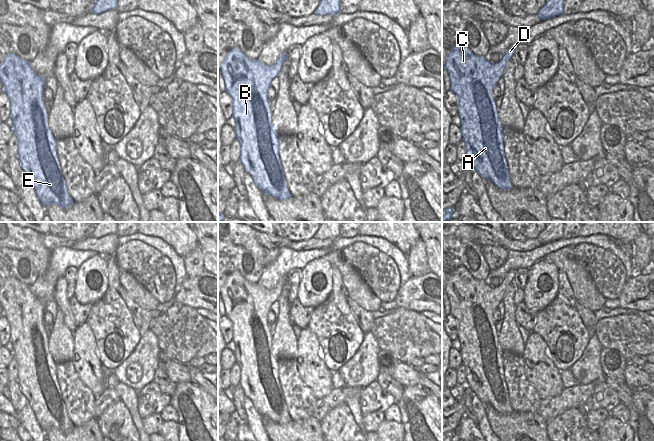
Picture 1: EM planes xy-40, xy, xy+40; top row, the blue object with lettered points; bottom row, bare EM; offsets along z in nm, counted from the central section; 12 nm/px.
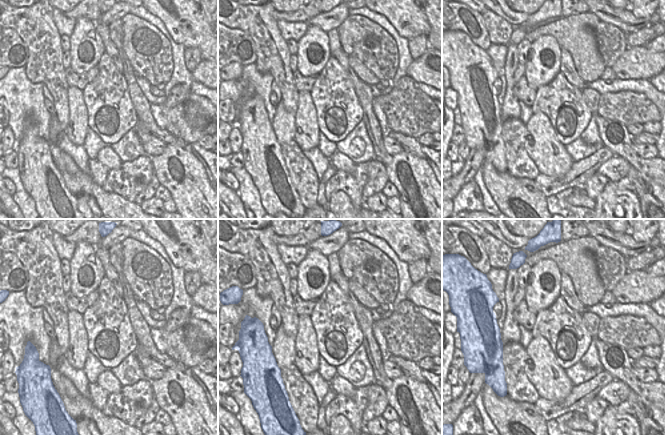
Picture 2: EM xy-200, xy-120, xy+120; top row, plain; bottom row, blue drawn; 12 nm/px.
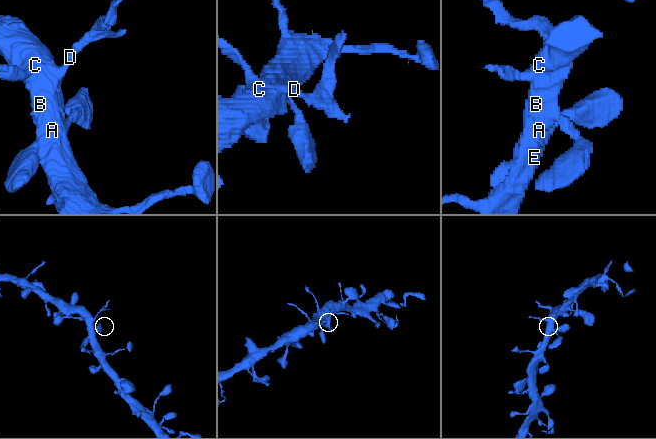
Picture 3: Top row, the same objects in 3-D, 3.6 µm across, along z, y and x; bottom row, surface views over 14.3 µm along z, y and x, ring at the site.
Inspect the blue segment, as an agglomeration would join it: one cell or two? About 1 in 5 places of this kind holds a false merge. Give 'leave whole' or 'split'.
split

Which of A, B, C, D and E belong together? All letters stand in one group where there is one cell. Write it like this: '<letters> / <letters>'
A B C E / D

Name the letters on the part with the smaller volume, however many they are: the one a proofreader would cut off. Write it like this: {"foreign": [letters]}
{"foreign": ["D"]}

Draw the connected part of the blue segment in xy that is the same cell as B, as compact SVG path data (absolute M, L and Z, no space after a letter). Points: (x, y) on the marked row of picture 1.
M234 47L227 53L220 67L225 92L232 98L234 130L236 139L240 142L240 162L260 191L278 200L286 200L292 195L280 160L279 135L272 124L268 88L271 87L271 81L278 76L283 64L281 60L277 60L272 65L266 65L258 59L248 58L239 47Z

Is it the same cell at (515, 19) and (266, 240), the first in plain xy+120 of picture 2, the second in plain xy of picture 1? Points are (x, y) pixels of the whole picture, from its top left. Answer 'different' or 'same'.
different

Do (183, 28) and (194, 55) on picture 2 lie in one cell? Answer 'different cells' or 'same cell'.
different cells

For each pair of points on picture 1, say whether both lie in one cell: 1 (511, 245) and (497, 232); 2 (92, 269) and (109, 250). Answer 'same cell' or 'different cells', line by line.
1: same cell
2: different cells

